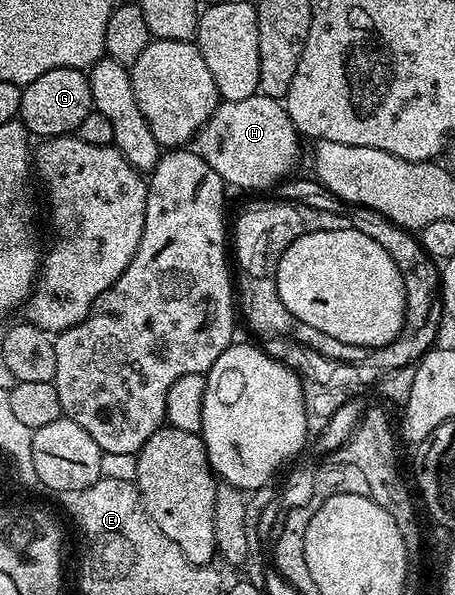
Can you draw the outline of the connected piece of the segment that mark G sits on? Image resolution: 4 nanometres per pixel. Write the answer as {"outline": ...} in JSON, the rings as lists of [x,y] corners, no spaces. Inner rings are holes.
{"outline":[[[51,68],[51,72],[43,72],[39,80],[31,80],[31,84],[23,87],[21,92],[19,121],[30,135],[38,134],[41,140],[73,134],[91,113],[94,113],[93,97],[85,70]]]}

